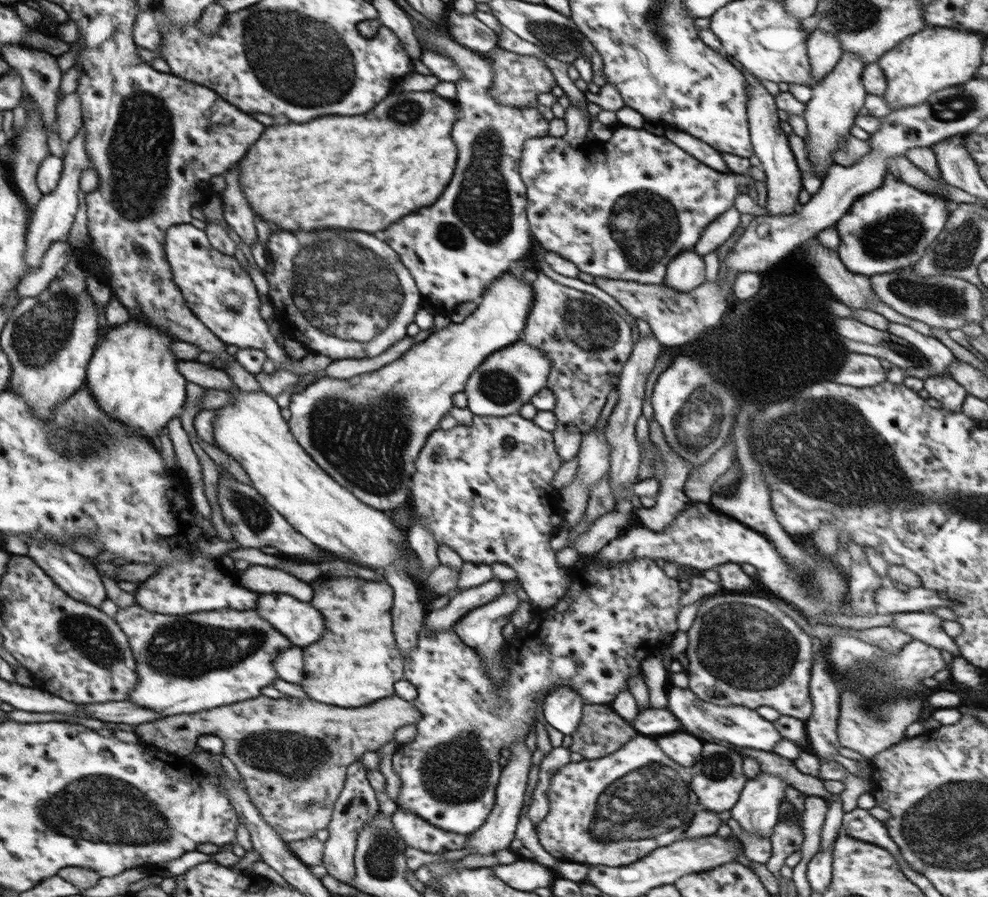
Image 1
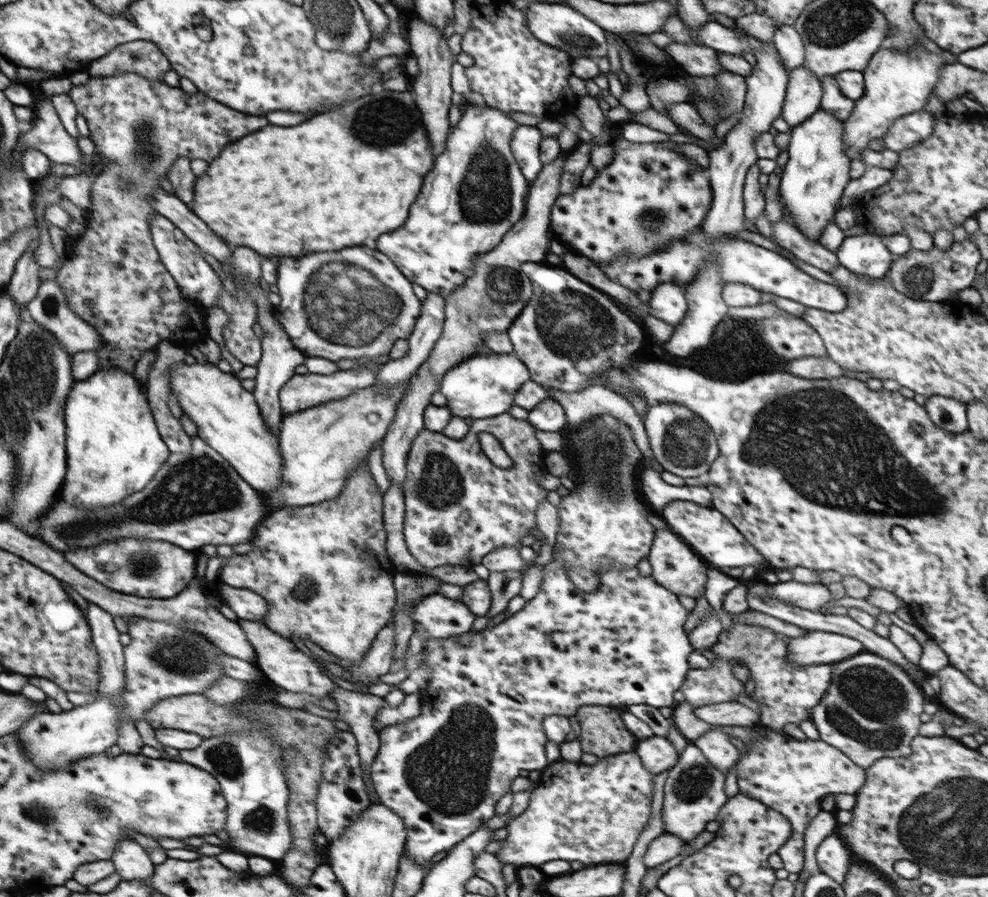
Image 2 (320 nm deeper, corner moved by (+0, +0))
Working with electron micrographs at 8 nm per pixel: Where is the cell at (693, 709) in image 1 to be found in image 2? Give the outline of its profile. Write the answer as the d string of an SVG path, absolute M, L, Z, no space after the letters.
M713 728L700 736L693 743L704 753L704 756L722 772L726 773L740 758L740 750L730 741L728 728Z

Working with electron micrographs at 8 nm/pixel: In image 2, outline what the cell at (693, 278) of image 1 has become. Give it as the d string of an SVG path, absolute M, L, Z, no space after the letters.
M663 282L651 291L651 315L668 324L679 325L686 316L688 305L684 284Z

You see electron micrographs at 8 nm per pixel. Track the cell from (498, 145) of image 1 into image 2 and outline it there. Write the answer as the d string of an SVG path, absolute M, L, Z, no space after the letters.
M469 104L463 107L460 121L456 123L454 129L451 129L446 139L446 150L437 157L434 168L428 172L420 187L416 200L410 206L409 218L406 220L406 224L400 226L398 230L382 234L376 239L376 249L388 256L402 271L402 274L410 279L410 282L415 282L424 287L427 291L436 292L436 294L440 294L441 297L446 298L457 286L464 284L464 281L470 275L474 274L476 262L481 255L489 253L494 249L502 238L504 238L506 232L514 226L514 223L519 222L523 218L526 206L526 194L528 194L530 182L528 182L527 178L522 174L522 170L518 167L518 163L516 163L516 159L514 159L512 150L510 149L510 141L514 136L514 130L516 130L518 126L520 125L501 110L489 110L486 105L476 106Z

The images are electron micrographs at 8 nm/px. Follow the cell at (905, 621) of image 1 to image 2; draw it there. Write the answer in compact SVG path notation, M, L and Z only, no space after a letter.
M808 631L788 642L787 660L800 666L831 665L866 652L855 639L830 632Z

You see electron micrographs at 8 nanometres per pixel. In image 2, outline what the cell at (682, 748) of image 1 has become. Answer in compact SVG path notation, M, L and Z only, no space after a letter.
M654 735L652 738L638 740L634 751L652 774L660 774L672 768L679 759L674 745L664 736Z

